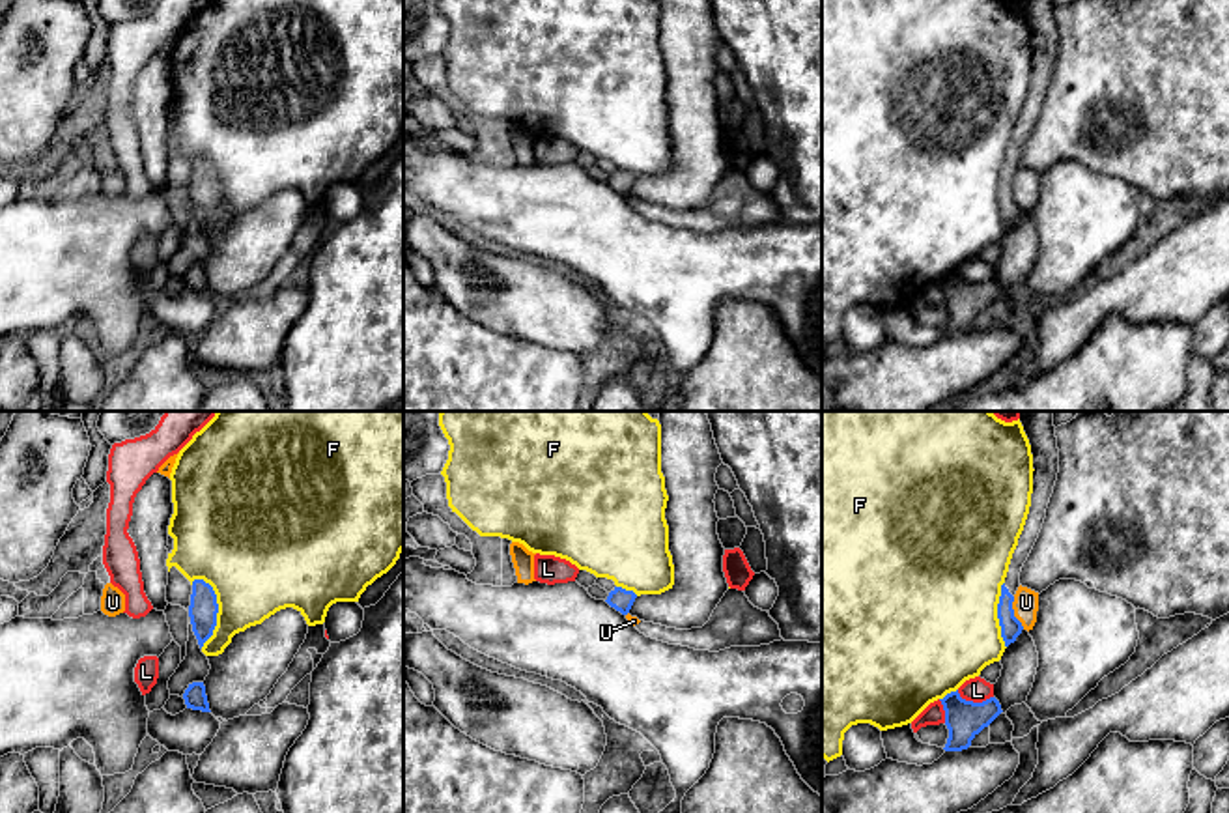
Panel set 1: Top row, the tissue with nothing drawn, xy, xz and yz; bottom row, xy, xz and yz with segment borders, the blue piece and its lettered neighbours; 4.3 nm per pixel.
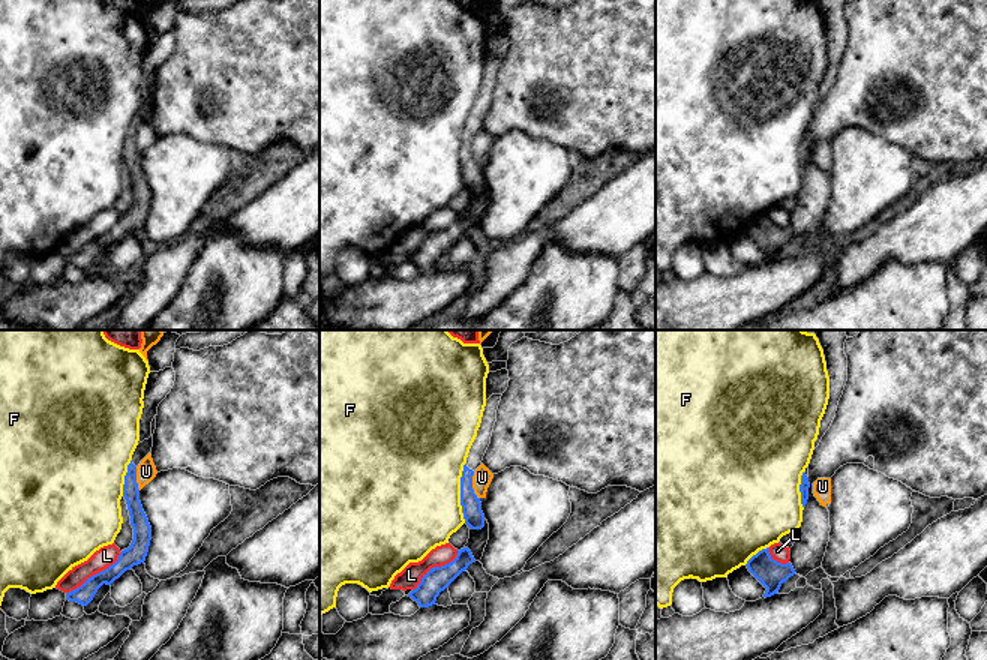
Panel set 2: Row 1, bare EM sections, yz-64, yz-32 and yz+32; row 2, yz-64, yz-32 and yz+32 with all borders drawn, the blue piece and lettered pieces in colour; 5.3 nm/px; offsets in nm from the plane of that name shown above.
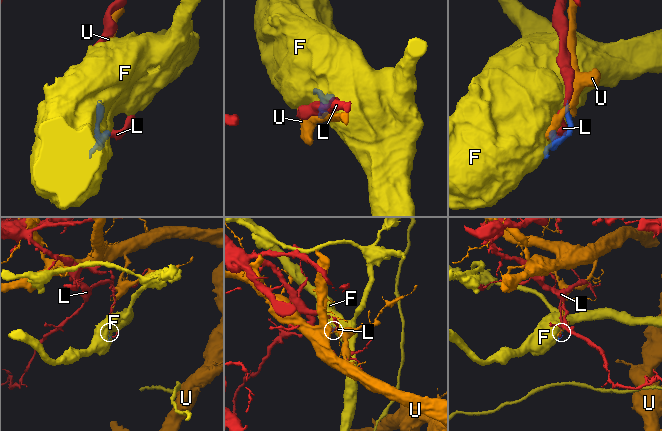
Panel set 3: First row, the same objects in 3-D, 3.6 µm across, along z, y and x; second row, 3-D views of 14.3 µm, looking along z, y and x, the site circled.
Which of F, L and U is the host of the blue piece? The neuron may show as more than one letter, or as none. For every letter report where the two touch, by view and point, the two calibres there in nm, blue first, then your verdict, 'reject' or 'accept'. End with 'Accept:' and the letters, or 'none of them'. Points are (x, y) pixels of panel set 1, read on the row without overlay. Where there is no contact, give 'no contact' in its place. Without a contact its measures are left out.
F: meets blue in xy at (217, 191); 120 nm thick on the blue side, 420 nm on the other; reject
L: meets blue in yz at (972, 283); 160 nm thick on the blue side, 110 nm on the other; reject
U: meets blue in yz at (1013, 195); 90 nm thick on the blue side, 110 nm on the other; reject
Accept: none of them

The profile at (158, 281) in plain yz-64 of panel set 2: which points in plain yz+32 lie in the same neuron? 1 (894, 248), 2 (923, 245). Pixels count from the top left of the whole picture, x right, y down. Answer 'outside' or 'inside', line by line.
1: inside
2: inside

